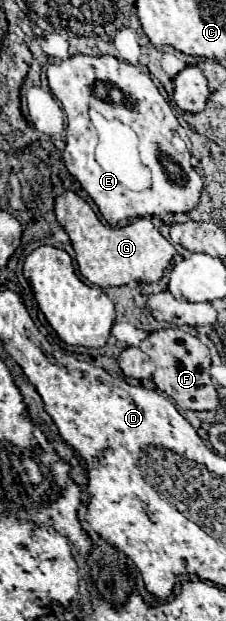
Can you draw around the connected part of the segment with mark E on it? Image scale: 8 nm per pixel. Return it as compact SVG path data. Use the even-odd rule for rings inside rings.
M76 55L48 65L46 75L52 95L62 103L66 113L66 147L62 151L64 165L98 205L98 211L108 225L116 227L120 221L144 215L190 213L198 205L202 179L190 165L192 143L148 73L110 55ZM96 85L104 87L104 91L96 91Z

